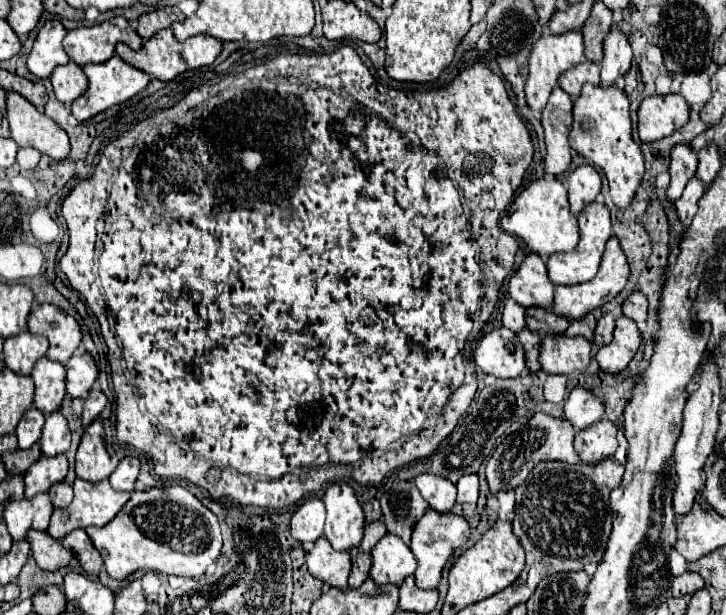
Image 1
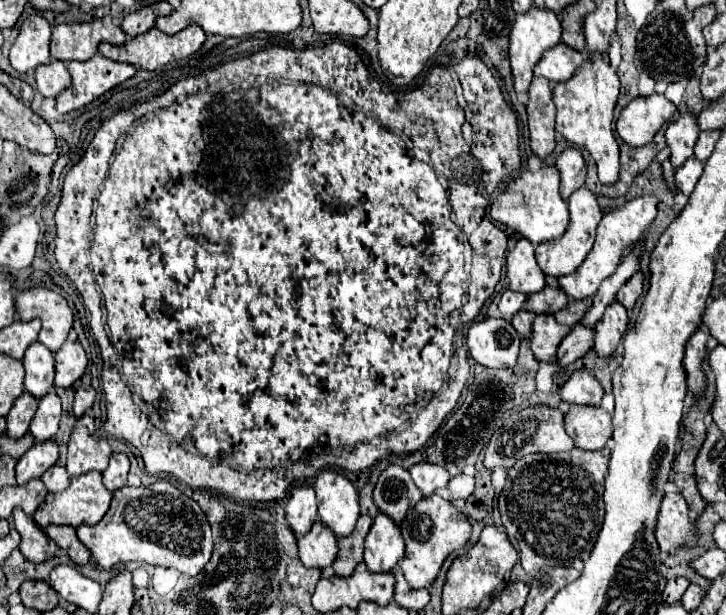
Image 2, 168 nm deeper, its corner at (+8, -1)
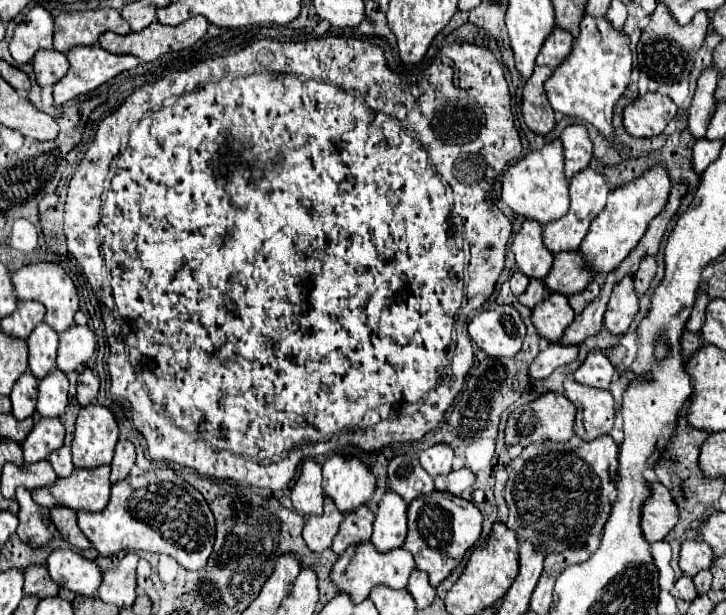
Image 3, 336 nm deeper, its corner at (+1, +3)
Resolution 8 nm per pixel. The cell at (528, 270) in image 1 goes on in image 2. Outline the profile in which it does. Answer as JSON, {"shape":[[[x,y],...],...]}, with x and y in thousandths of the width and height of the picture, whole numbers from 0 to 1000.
{"shape":[[[718,387],[712,400],[698,413],[698,452],[707,475],[723,481],[745,475],[751,468],[751,446],[737,426],[737,403],[729,390]]]}

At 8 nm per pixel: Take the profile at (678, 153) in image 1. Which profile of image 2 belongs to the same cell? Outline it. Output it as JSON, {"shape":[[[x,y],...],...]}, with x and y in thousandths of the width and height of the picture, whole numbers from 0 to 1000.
{"shape":[[[955,185],[935,189],[919,208],[916,228],[919,228],[919,241],[924,247],[921,260],[924,260],[927,273],[941,270],[941,263],[955,254],[955,241],[960,234],[960,221],[963,221],[963,208],[960,208],[960,192]]]}

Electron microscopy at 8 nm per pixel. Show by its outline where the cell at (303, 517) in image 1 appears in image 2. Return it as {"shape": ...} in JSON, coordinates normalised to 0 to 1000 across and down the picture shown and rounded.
{"shape":[[[409,790],[393,820],[393,842],[406,872],[417,872],[437,846],[437,816],[428,790]]]}

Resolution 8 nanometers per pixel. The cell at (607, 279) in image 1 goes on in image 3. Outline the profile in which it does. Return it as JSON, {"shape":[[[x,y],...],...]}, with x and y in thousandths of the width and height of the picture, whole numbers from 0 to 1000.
{"shape":[[[909,267],[890,276],[882,289],[840,309],[835,338],[813,364],[813,374],[799,400],[802,413],[807,416],[807,426],[818,436],[818,442],[843,442],[854,433],[854,426],[868,413],[868,407],[882,393],[895,358],[906,351],[917,335],[923,309],[926,296],[920,276],[915,276],[915,270]]]}

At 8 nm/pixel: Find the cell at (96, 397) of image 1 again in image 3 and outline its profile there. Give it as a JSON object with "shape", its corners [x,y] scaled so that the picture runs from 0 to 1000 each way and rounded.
{"shape":[[[116,598],[107,611],[107,628],[105,628],[105,647],[110,654],[110,660],[121,660],[124,654],[129,654],[132,641],[135,641],[135,628],[138,628],[138,618],[135,618],[135,608],[127,602],[127,598]]]}

